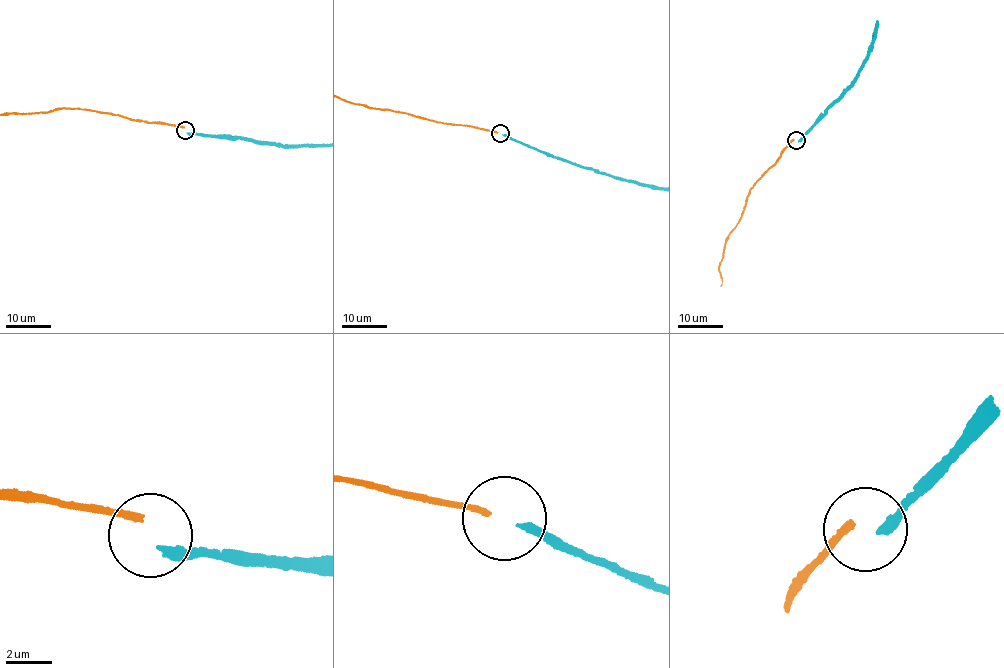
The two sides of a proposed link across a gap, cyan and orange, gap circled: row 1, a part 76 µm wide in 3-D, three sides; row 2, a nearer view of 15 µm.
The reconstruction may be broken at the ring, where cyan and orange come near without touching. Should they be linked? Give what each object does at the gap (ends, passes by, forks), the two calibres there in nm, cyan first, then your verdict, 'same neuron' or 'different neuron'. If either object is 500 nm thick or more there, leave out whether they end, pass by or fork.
cyan ends | orange ends | 320/260 nm | different neuron

